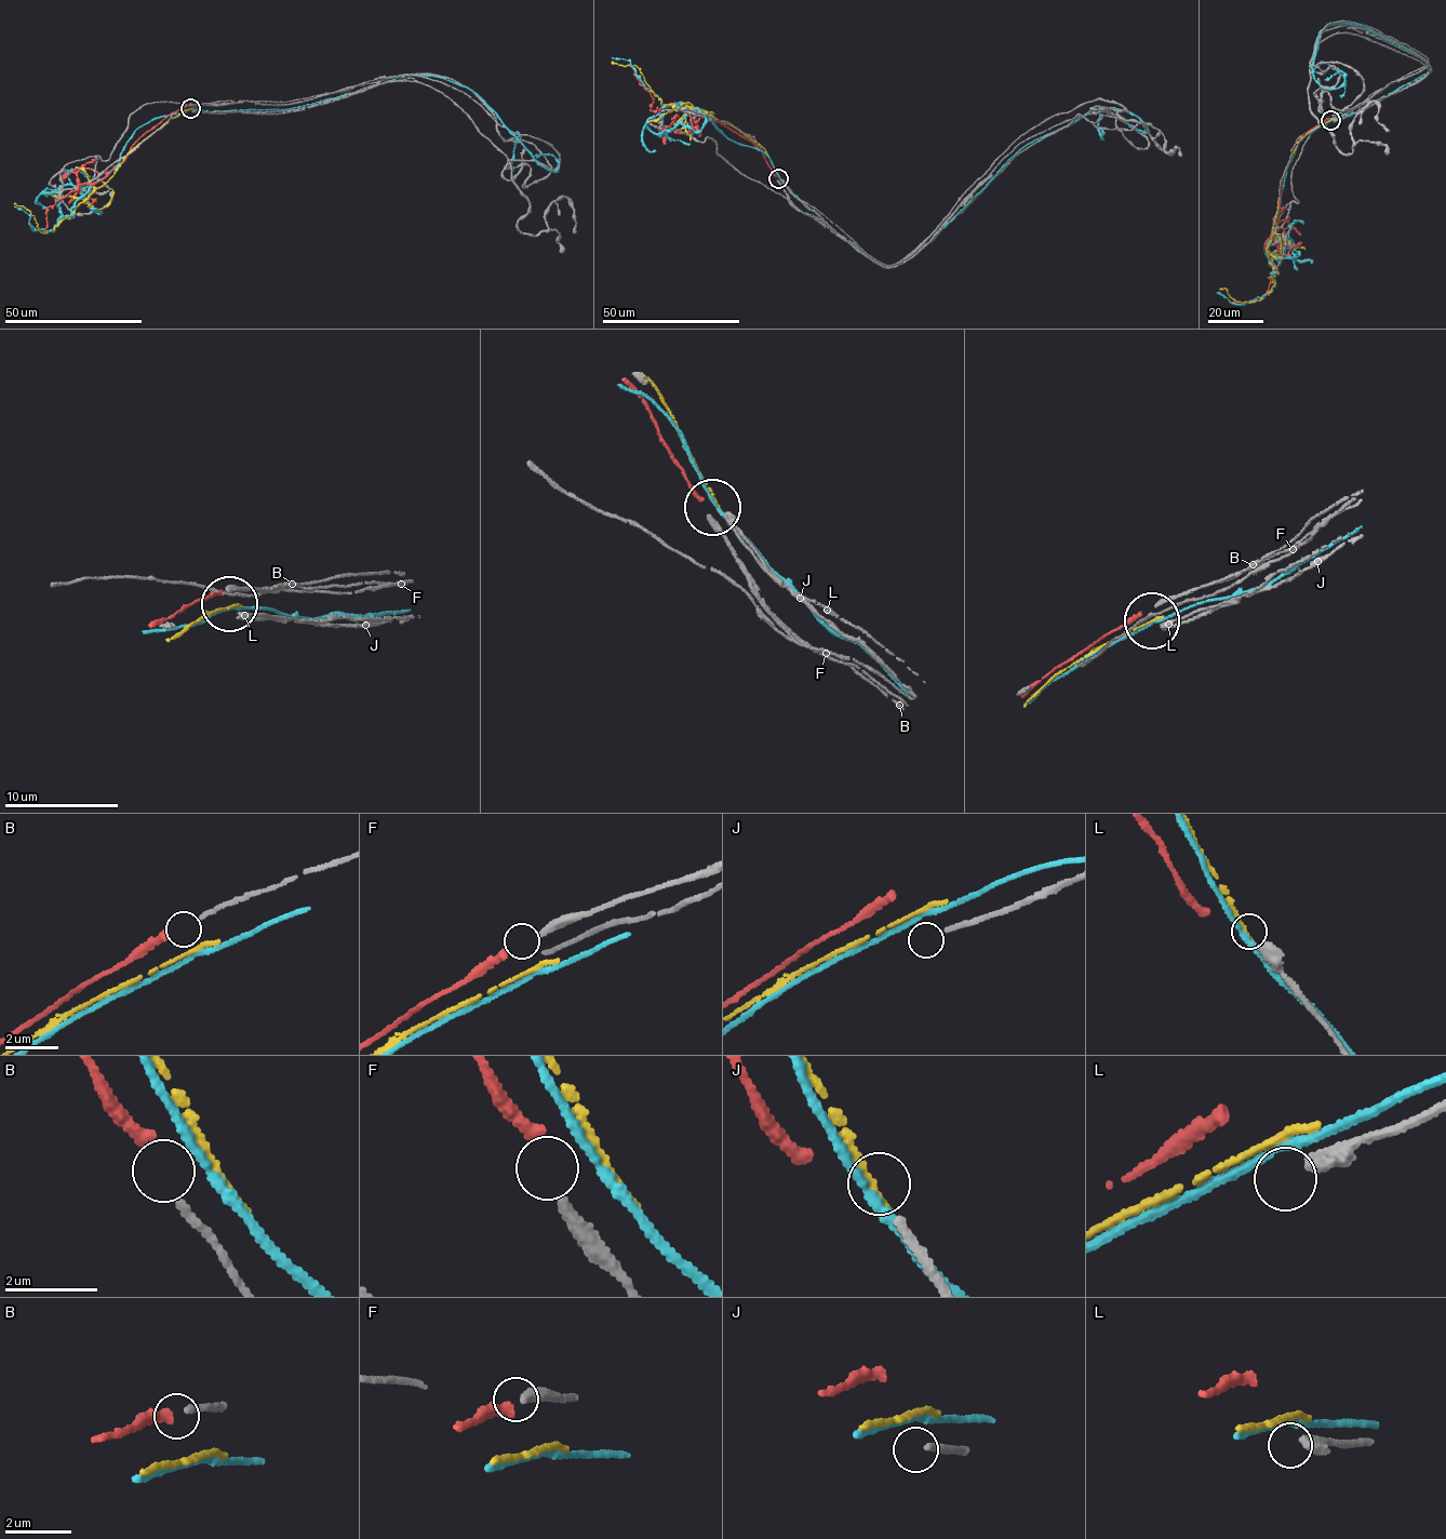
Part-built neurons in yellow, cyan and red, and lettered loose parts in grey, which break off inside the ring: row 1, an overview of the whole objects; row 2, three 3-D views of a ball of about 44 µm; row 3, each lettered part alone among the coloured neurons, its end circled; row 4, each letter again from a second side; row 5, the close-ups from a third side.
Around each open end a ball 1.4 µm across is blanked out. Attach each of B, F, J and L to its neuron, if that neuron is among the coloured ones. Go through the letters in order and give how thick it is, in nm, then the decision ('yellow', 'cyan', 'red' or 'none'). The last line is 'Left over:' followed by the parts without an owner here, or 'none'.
B: calibre 170 nm; red
F: calibre 300 nm; none
J: calibre 200 nm; none
L: calibre 440 nm; none
Left over: F, J, L

